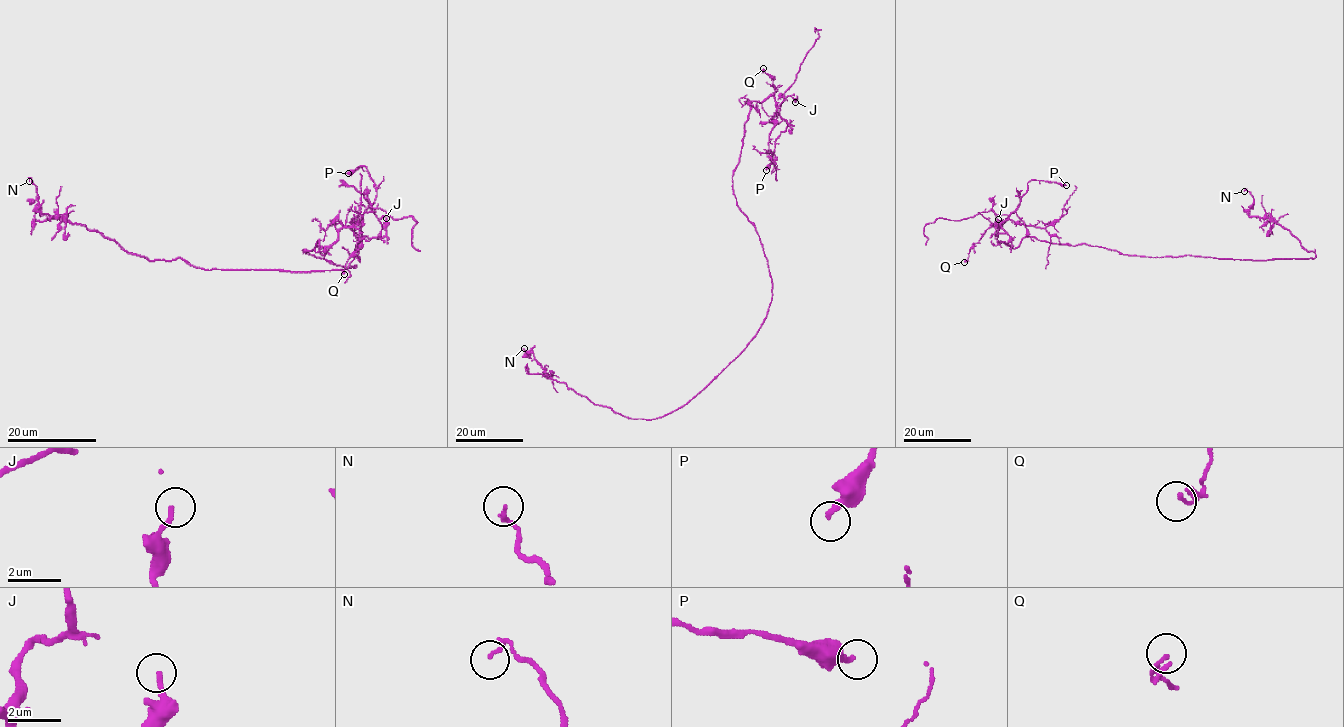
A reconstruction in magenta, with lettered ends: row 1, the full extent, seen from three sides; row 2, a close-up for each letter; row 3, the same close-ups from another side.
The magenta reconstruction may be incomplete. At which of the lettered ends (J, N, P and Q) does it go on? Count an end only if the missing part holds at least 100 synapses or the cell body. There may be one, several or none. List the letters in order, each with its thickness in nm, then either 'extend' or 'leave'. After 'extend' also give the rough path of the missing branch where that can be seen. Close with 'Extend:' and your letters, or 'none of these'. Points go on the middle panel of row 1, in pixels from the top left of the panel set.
J: 170 nm thick; leave
N: 150 nm thick; leave
P: 280 nm thick; leave
Q: 150 nm thick; leave
Extend: none of these

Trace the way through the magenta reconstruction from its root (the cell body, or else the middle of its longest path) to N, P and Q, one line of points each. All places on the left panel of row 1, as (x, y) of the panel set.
N: (354, 267), (207, 270), (180, 258), (148, 260), (85, 225), (41, 214), (37, 187), (29, 181)
P: (354, 267), (303, 252), (318, 240), (324, 256), (373, 203), (368, 170), (348, 173)
Q: (354, 267), (303, 251), (311, 251), (318, 240), (324, 256), (341, 229), (356, 228), (356, 251), (344, 274)

